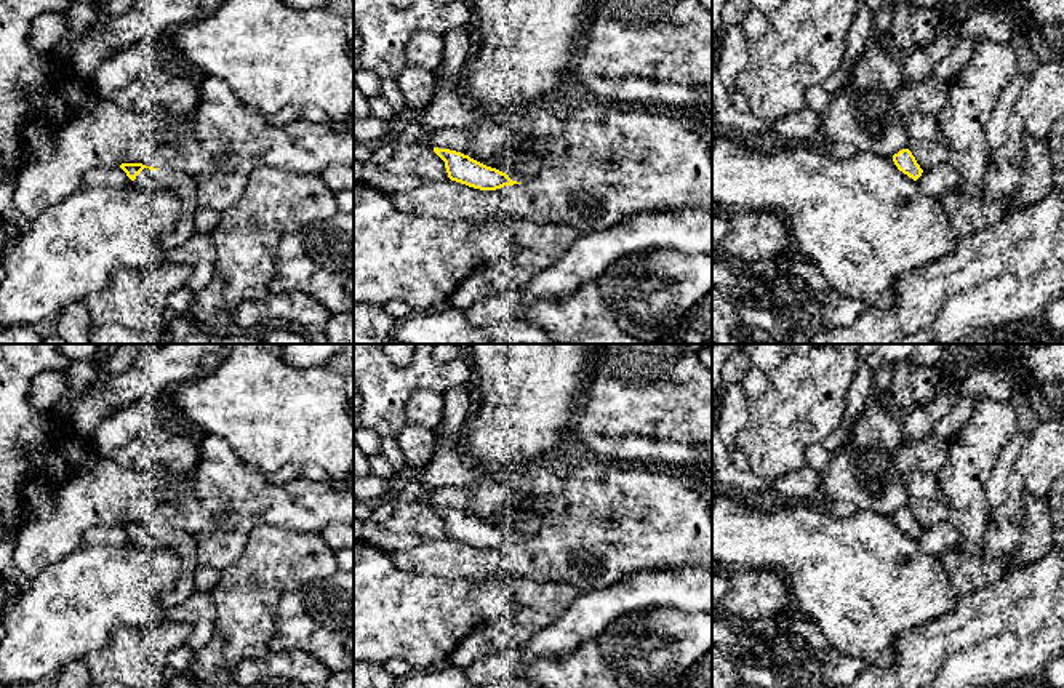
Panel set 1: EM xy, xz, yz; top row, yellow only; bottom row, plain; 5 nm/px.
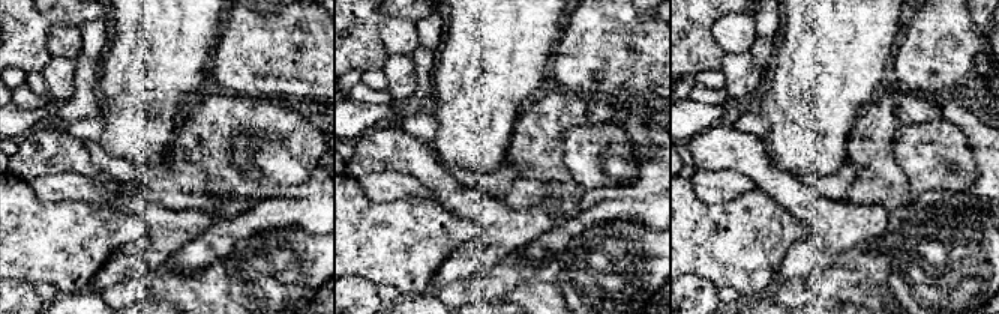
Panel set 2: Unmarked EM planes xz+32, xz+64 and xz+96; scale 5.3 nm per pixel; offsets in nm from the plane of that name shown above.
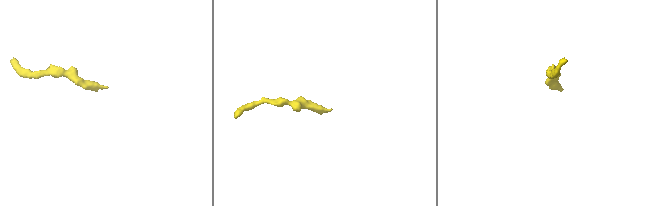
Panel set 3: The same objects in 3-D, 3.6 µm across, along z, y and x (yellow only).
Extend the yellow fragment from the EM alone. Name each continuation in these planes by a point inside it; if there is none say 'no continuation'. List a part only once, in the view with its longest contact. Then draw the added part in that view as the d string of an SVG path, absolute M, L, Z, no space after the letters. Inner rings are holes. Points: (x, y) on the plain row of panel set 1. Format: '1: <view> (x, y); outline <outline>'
1: xy (156, 538); outline M144 526L133 541L149 549L168 547L176 550L182 557L184 541L176 531L171 531L168 528L152 530L149 526Z

